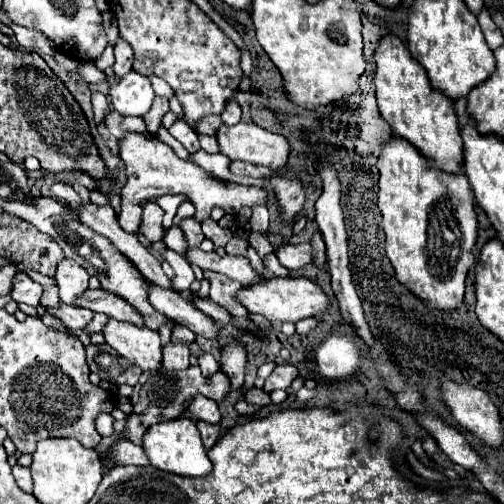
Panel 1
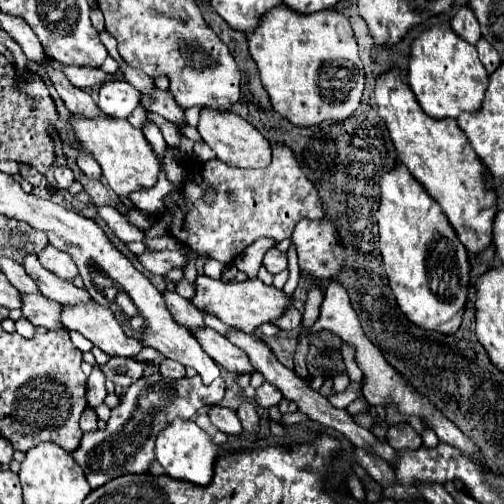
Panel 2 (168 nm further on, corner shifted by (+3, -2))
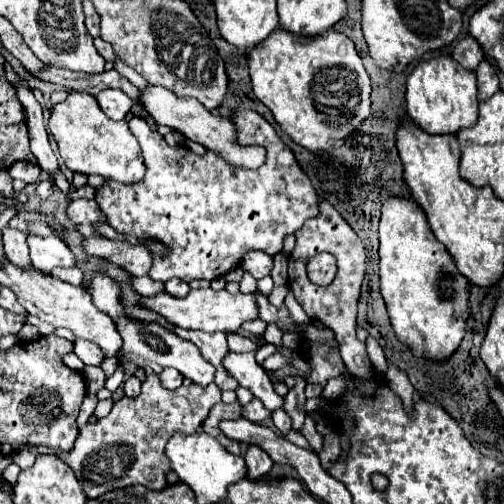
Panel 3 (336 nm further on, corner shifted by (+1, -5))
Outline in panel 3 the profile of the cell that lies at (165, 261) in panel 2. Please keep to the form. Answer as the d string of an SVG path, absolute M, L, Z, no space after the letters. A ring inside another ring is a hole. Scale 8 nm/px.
M87 238L85 248L89 254L107 258L133 276L147 276L147 270L151 270L151 252L145 246L133 246L109 238Z

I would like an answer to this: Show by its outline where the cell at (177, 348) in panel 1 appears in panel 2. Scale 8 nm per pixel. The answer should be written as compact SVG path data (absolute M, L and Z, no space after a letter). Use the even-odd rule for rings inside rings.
M163 359L159 365L159 373L163 379L181 379L181 377L185 377L185 367L181 367L181 363L177 363L177 361Z

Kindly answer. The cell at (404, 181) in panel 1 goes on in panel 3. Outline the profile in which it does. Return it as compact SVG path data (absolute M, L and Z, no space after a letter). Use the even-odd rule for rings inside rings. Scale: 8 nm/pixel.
M393 196L385 200L385 204L381 206L379 242L381 294L387 304L391 326L397 338L403 344L407 344L417 356L447 360L459 348L465 334L465 320L469 316L469 280L463 274L459 274L451 254L447 254L447 248L435 238L435 234L431 234L427 216L411 198Z

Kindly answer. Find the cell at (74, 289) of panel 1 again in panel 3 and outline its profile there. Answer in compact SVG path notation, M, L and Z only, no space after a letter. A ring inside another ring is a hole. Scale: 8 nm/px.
M29 234L27 244L29 244L29 250L31 250L33 266L43 270L43 272L51 272L53 268L59 268L59 266L61 268L77 266L73 252L69 250L69 246L57 234L51 234L49 238Z

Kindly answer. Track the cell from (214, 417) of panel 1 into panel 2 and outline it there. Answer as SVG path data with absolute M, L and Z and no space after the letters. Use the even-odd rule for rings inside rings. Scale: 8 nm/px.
M215 405L215 407L209 409L209 419L213 421L213 425L217 429L221 429L227 435L241 435L241 431L243 431L243 427L241 427L241 423L237 419L237 413L231 411L231 409Z

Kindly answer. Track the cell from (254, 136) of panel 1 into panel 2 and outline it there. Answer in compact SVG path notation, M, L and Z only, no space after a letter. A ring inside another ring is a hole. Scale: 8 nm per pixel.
M201 107L197 131L199 131L201 139L215 151L217 159L231 167L249 169L249 167L267 167L269 165L269 159L271 159L269 141L251 123L247 123L243 117L239 117L231 111L217 111L211 107Z

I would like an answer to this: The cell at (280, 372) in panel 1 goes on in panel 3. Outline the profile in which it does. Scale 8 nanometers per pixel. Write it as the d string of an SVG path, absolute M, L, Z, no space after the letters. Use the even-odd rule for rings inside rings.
M253 398L247 406L243 406L241 414L243 414L243 418L247 418L251 422L263 422L263 420L271 418L271 410L267 410L263 406L263 402L259 402L257 398Z

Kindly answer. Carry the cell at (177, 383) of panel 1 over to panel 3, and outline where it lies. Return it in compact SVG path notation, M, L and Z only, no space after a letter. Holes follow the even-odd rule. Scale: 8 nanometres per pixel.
M145 368L145 380L141 384L141 394L135 398L123 396L117 400L109 412L109 416L101 418L95 424L85 424L75 440L71 452L49 450L49 448L33 448L27 452L25 448L15 450L13 462L23 470L33 464L37 454L57 454L63 462L67 462L75 476L79 478L85 494L89 498L97 498L109 490L125 488L133 484L143 484L151 490L161 490L167 486L165 474L171 470L169 460L165 456L165 444L173 436L173 432L193 434L199 430L209 410L221 402L221 390L215 382L207 388L199 384L179 386L175 390L167 390L161 386L159 376Z

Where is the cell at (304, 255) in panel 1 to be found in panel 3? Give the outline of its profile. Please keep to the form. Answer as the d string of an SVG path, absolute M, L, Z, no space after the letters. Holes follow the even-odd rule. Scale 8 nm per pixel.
M249 252L249 254L245 254L245 258L241 262L241 268L251 272L259 280L259 278L271 274L273 258L269 254L263 254L263 252Z

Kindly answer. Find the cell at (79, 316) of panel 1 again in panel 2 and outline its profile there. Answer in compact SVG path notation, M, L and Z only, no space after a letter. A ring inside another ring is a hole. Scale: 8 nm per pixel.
M21 293L23 317L29 319L35 327L43 325L47 329L63 329L61 323L57 323L57 307L61 307L61 305L55 303L55 301L45 299L43 295Z

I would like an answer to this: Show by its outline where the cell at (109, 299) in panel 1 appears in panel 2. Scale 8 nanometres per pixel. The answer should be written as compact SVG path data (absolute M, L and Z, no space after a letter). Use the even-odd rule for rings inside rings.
M33 253L25 255L23 269L37 283L41 295L45 295L47 299L53 299L57 303L81 303L81 299L91 299L85 289L77 289L71 281L47 271Z

